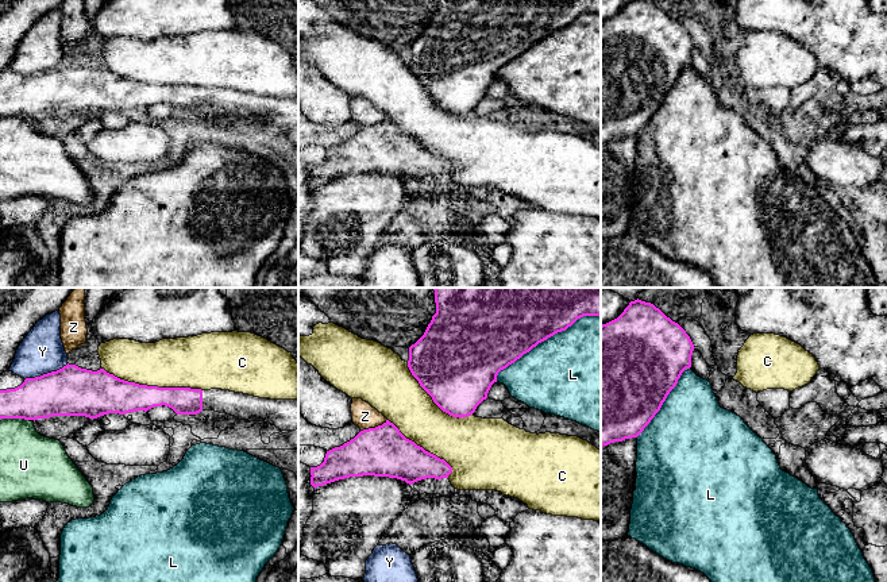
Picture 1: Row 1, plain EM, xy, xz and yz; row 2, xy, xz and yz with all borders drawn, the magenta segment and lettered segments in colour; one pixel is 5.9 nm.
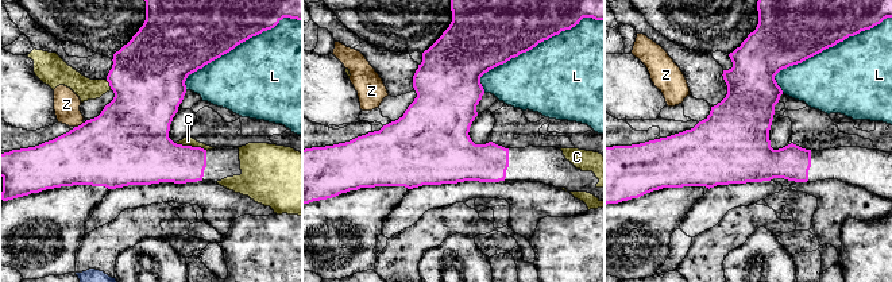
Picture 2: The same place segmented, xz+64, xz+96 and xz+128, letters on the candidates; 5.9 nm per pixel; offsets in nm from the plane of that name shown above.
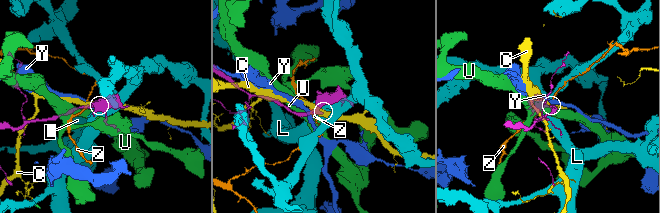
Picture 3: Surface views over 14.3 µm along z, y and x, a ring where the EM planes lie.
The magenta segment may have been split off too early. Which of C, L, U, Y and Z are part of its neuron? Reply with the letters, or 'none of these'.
none of these

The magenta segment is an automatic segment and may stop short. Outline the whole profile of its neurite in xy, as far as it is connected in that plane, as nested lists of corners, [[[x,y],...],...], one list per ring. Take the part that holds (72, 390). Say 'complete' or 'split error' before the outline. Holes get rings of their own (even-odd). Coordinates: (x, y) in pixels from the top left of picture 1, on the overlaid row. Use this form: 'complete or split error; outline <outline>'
split error; outline [[[66,365],[15,388],[0,390],[0,420],[38,420],[53,416],[97,419],[154,406],[169,406],[177,415],[215,411],[239,420],[265,421],[281,431],[298,428],[298,400],[270,400],[221,389],[158,388],[128,382],[107,373]]]

